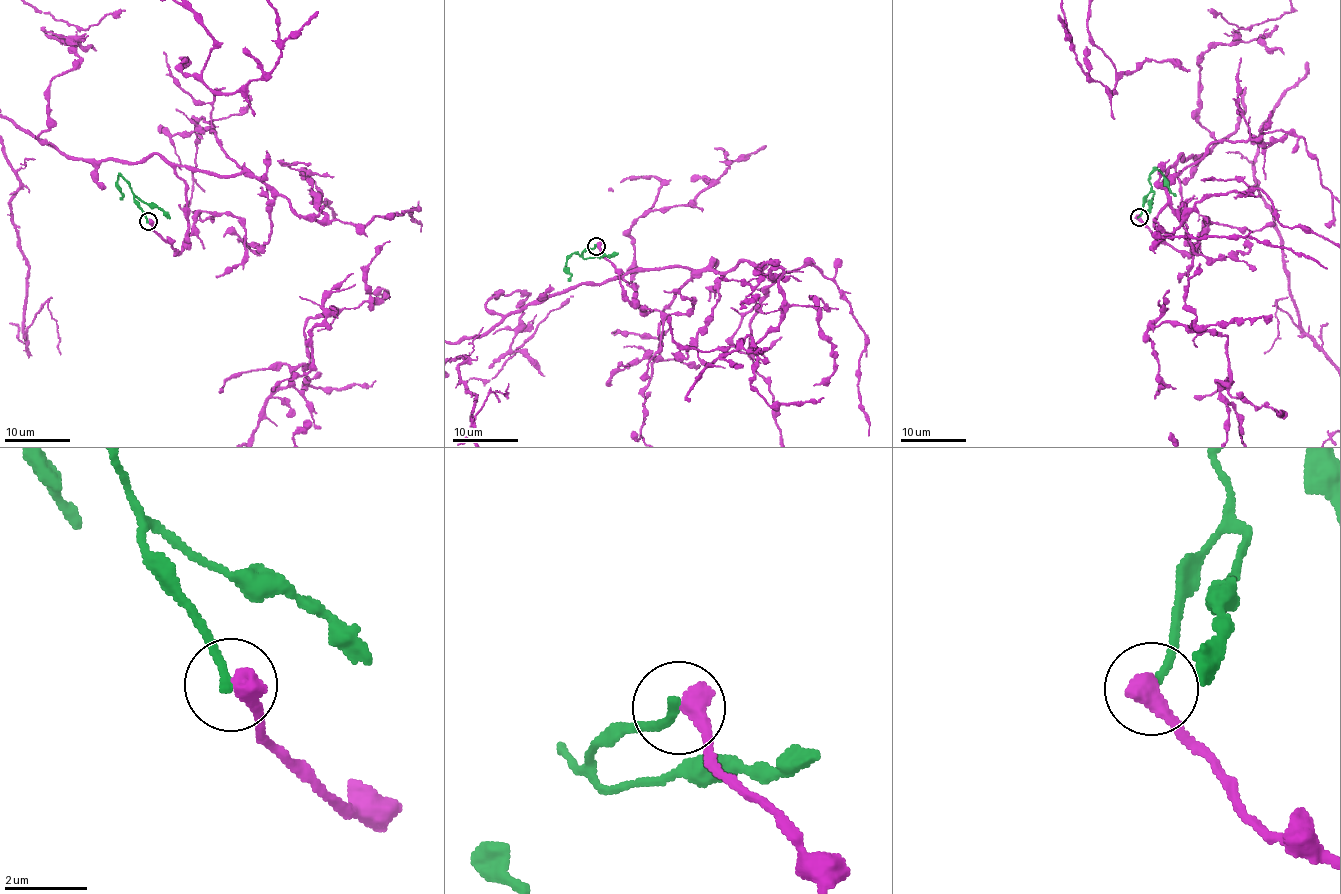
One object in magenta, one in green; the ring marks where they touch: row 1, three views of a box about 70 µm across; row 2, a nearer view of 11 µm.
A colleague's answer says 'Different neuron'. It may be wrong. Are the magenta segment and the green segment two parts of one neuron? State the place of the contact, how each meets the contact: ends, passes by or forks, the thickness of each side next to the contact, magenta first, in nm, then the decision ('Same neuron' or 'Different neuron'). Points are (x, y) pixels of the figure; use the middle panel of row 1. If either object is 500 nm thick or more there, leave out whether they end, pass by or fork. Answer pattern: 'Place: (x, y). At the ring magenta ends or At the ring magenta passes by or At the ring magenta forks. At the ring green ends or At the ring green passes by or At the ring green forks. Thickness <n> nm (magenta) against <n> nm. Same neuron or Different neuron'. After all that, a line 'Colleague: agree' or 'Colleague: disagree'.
Place: (596, 246). Thickness 550 nm (magenta) against 200 nm. Different neuron
Colleague: agree

